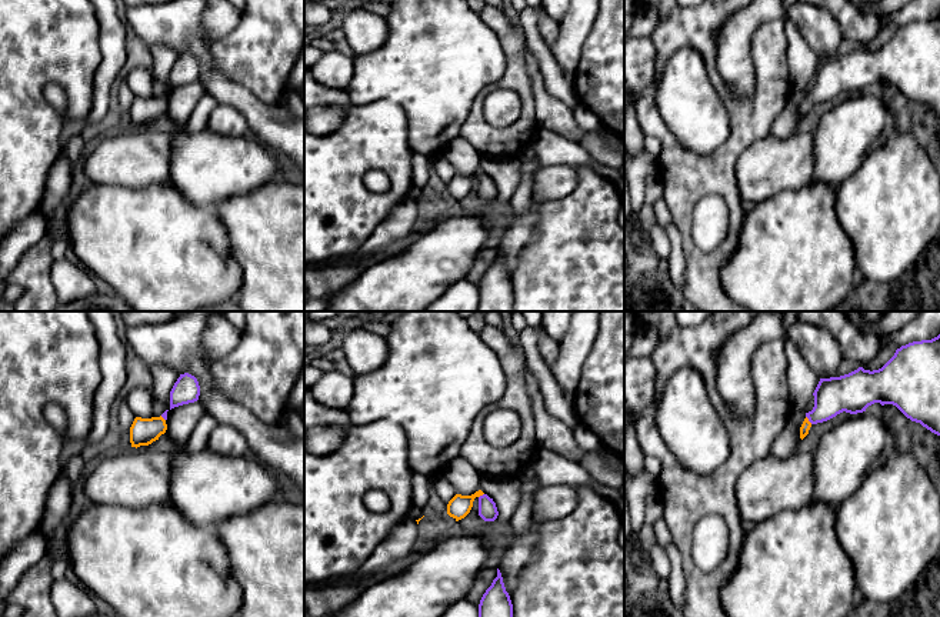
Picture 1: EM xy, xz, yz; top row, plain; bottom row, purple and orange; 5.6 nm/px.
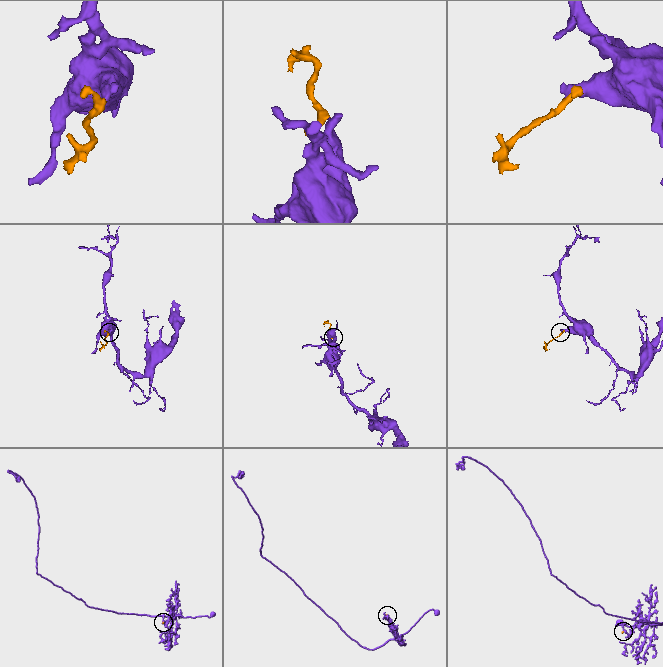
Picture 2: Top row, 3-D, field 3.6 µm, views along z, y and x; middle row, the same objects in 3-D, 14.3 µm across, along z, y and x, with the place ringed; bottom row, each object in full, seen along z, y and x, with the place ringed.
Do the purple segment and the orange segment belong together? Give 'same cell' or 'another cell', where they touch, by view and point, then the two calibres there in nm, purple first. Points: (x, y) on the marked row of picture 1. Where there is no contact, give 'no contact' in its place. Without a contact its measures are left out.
same cell; meets purple in yz at (809, 420); 200 nm thick on the purple side, 50 nm on the other

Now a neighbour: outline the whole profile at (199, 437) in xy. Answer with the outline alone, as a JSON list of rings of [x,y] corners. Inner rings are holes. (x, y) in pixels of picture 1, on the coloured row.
[[[204,413],[191,431],[184,448],[190,451],[200,451],[207,447],[211,431],[217,427],[219,421]]]

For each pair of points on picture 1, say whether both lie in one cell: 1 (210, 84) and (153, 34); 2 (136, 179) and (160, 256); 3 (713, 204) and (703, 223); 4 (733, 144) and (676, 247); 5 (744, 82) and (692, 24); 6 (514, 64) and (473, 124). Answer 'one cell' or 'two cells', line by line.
1: one cell
2: two cells
3: one cell
4: two cells
5: two cells
6: one cell

